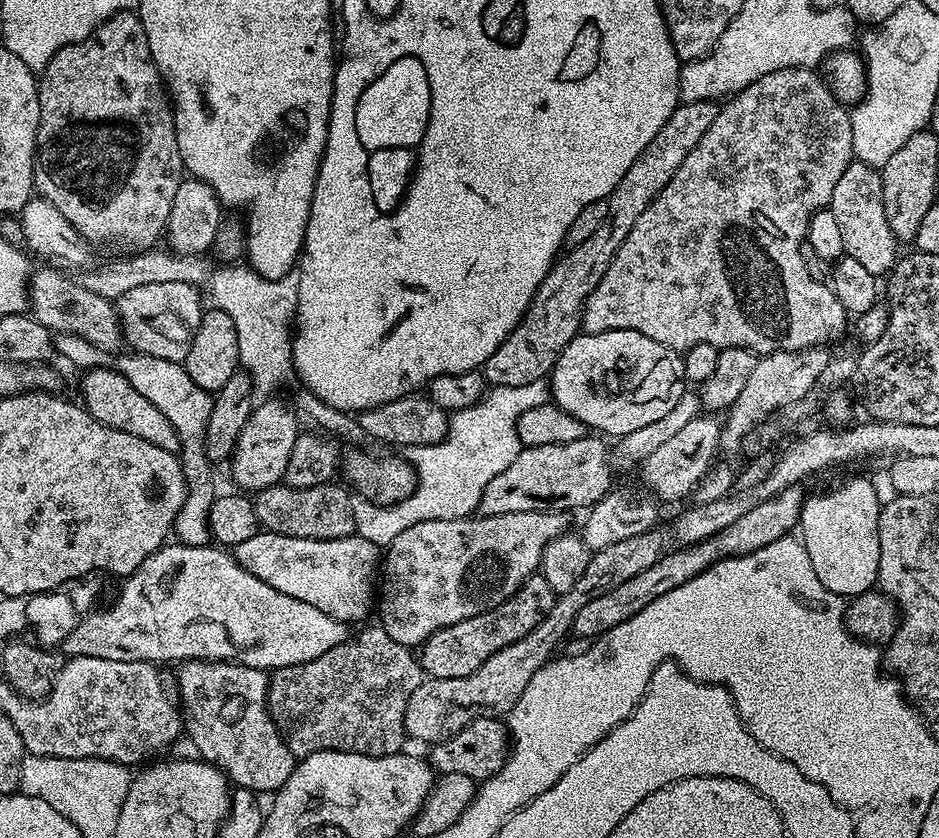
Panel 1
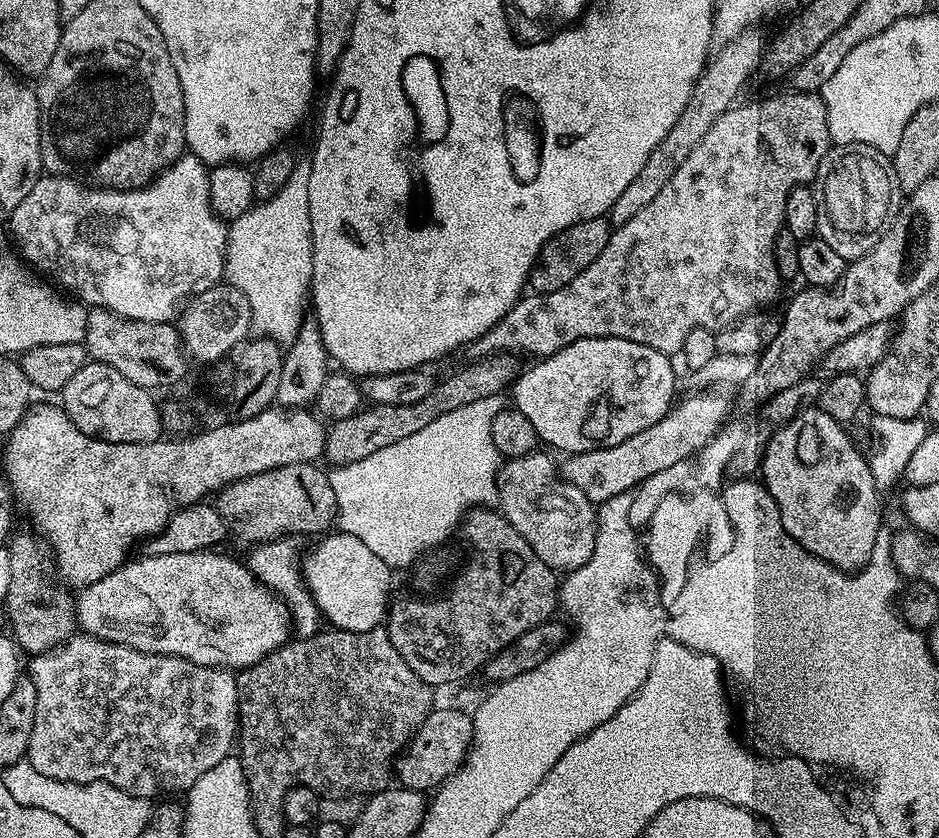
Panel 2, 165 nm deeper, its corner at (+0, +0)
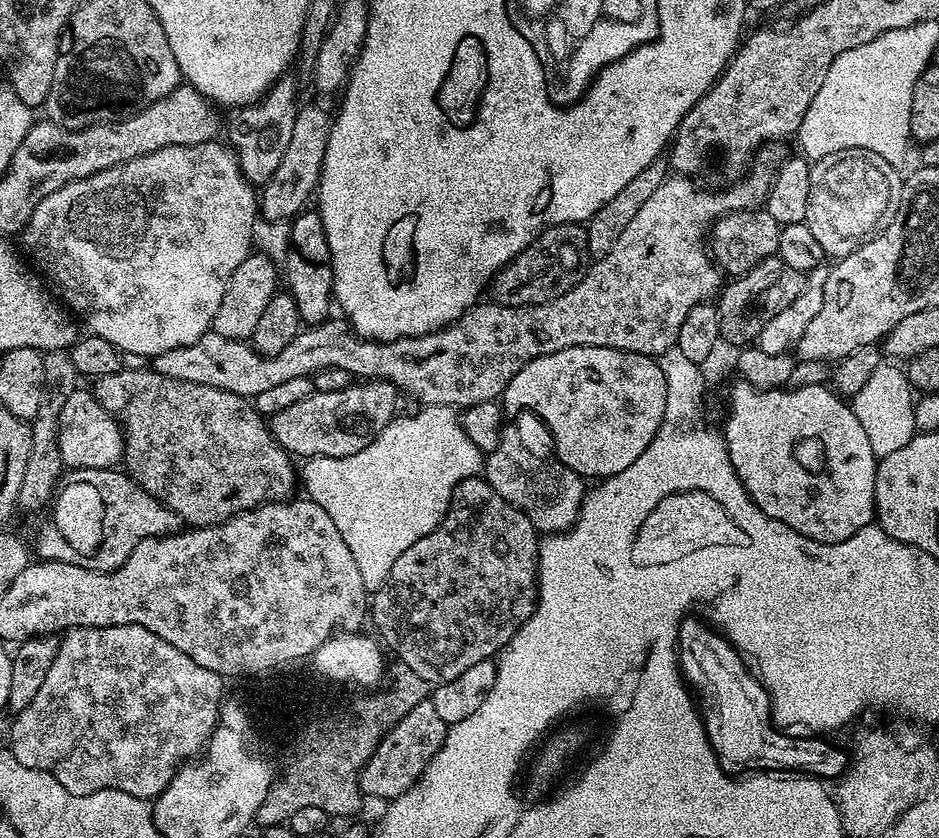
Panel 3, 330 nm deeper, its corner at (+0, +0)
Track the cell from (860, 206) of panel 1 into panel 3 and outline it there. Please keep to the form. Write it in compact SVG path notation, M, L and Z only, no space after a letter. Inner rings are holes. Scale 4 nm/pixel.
M851 148L826 154L811 161L810 198L806 205L806 218L803 224L814 233L814 239L822 245L825 257L839 258L854 254L858 246L870 242L894 218L900 201L901 173L882 154L874 154L869 148Z

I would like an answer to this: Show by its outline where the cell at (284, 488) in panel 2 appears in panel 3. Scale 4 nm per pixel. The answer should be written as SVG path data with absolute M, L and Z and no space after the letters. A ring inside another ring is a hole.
M125 366L114 374L106 374L95 381L94 391L96 401L102 405L120 422L124 430L124 459L123 467L129 476L136 481L142 490L146 490L156 500L162 501L167 508L176 516L180 517L185 525L197 528L209 528L211 524L225 524L230 518L240 516L244 512L249 512L251 508L257 508L263 504L273 502L283 502L293 495L292 492L298 488L298 468L294 463L293 457L285 452L276 443L276 437L272 435L265 417L257 410L255 403L251 399L239 396L224 389L215 389L214 386L199 385L192 381L179 381L178 378L170 378L163 374L153 371L151 367L140 368L135 372L131 366Z

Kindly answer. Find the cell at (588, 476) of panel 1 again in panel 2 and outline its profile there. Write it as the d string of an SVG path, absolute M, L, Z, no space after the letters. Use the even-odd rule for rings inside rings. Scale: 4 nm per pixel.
M696 390L685 400L677 399L673 407L654 426L646 426L639 434L618 442L618 446L606 446L589 452L573 452L562 464L562 475L569 480L586 498L599 506L605 500L623 496L635 490L650 474L670 470L670 466L690 459L714 438L729 419L728 400L720 390Z

